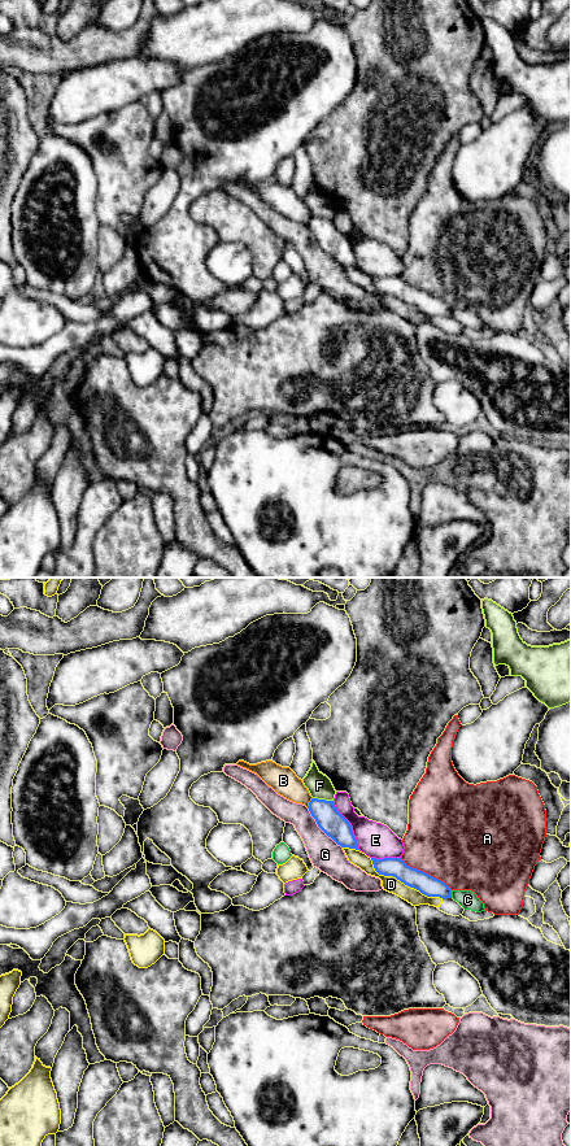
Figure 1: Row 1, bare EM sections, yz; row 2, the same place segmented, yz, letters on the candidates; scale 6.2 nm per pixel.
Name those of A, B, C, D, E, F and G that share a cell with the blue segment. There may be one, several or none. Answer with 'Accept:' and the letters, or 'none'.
Accept: none

